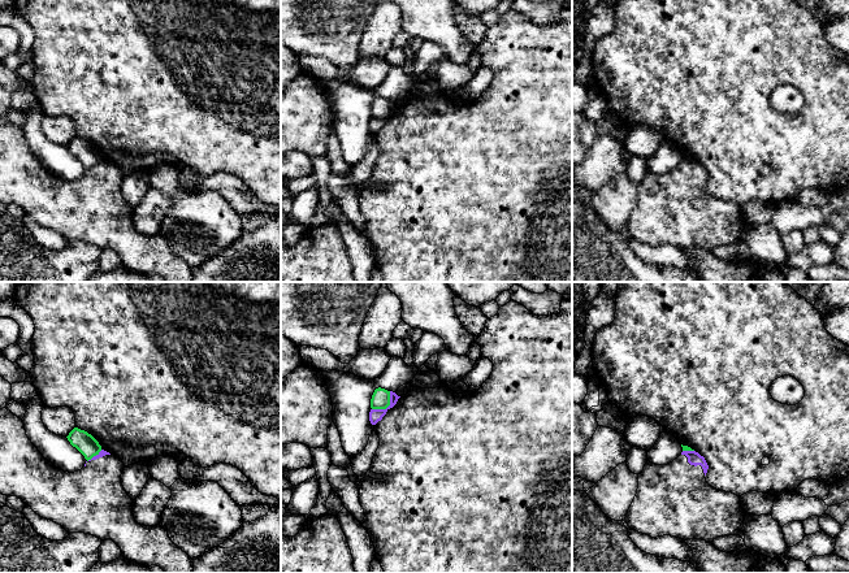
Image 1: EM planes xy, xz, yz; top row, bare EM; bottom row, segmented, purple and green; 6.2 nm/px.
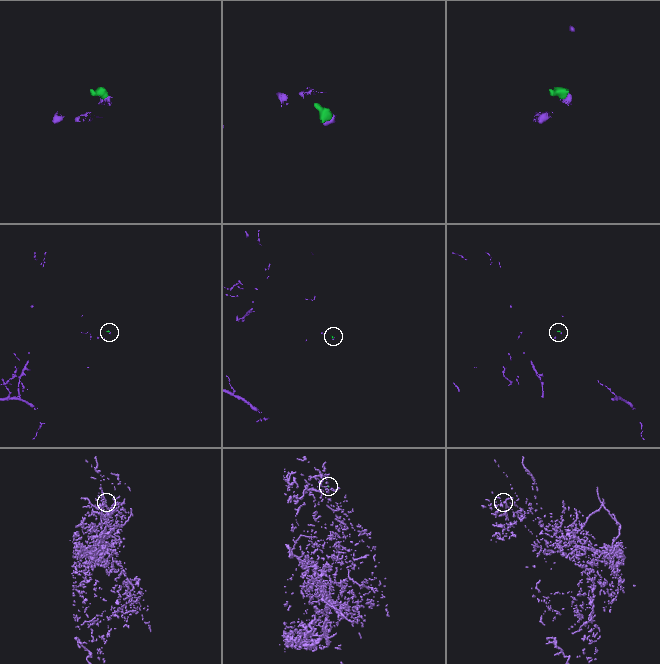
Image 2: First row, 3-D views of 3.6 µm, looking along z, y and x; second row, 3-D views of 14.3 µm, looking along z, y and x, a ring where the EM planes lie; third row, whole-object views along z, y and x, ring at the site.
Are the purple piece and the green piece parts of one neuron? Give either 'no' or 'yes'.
no

